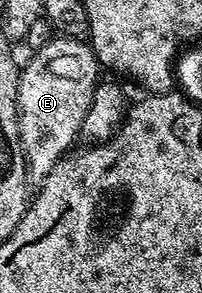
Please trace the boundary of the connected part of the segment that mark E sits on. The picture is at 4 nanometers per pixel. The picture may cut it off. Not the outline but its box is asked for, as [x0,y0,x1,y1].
[16,35,98,183]

